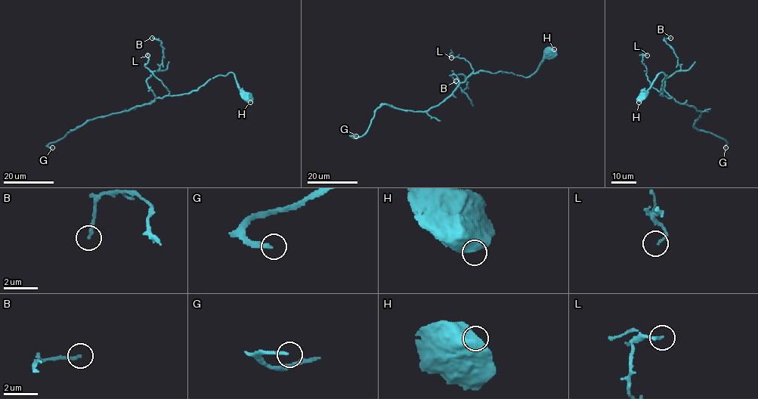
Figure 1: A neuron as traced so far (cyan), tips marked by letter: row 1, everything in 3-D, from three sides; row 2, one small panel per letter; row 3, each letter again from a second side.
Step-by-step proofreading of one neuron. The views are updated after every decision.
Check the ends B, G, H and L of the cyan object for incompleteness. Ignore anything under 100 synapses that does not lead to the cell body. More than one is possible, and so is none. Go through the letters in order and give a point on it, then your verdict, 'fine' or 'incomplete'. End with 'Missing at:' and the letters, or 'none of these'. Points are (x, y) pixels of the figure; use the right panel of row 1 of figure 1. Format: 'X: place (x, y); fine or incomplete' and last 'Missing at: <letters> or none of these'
B: place (670, 38); fine
G: place (725, 147); incomplete
H: place (638, 102); fine
L: place (647, 55); fine
Missing at: G

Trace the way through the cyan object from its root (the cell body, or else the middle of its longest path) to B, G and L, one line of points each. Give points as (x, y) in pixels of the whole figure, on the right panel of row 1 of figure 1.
B: (680, 103), (664, 90), (664, 80), (680, 69), (674, 51), (663, 40), (670, 38)
G: (680, 103), (692, 106), (699, 110), (701, 114), (694, 126), (723, 138), (727, 143), (725, 147)
L: (680, 103), (663, 95), (650, 85), (646, 66), (642, 63), (642, 56), (647, 55)

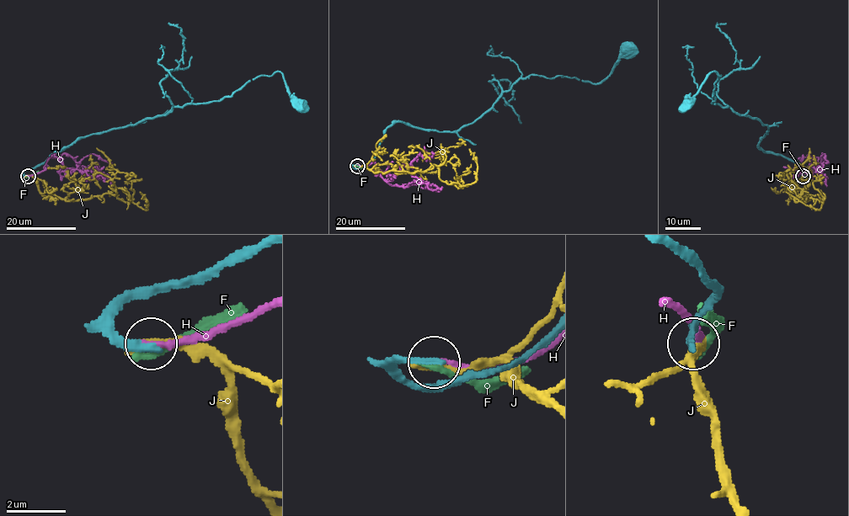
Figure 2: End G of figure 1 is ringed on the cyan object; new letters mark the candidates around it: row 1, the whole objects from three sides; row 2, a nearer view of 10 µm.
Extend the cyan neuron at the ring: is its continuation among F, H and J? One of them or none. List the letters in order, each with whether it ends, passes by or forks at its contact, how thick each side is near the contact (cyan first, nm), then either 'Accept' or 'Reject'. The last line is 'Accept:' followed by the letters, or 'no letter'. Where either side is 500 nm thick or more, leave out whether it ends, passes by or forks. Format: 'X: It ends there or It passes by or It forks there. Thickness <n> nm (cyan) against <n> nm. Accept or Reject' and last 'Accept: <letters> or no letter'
F: It ends there. Thickness 280 nm (cyan) against 200 nm. Reject
H: It ends there. Thickness 260 nm (cyan) against 200 nm. Accept
J: It ends there. Thickness 300 nm (cyan) against 300 nm. Reject
Accept: H

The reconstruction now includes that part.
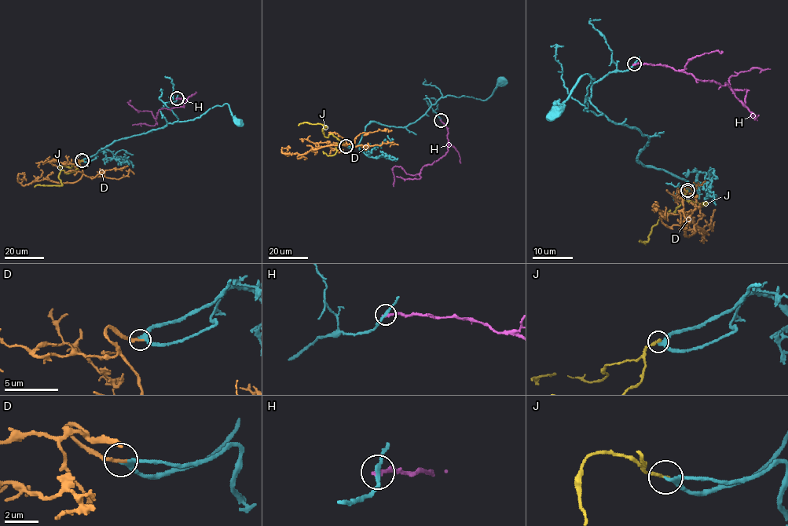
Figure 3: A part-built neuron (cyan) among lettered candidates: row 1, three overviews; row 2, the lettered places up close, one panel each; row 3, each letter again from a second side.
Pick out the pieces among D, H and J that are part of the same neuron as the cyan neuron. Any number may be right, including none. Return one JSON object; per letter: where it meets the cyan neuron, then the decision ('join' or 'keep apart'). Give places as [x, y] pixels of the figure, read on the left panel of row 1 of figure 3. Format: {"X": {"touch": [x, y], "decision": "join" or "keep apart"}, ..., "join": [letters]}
{"D": {"touch": [82, 161], "decision": "join"}, "H": {"touch": [177, 98], "decision": "keep apart"}, "J": {"touch": [82, 160], "decision": "keep apart"}, "join": ["D"]}

